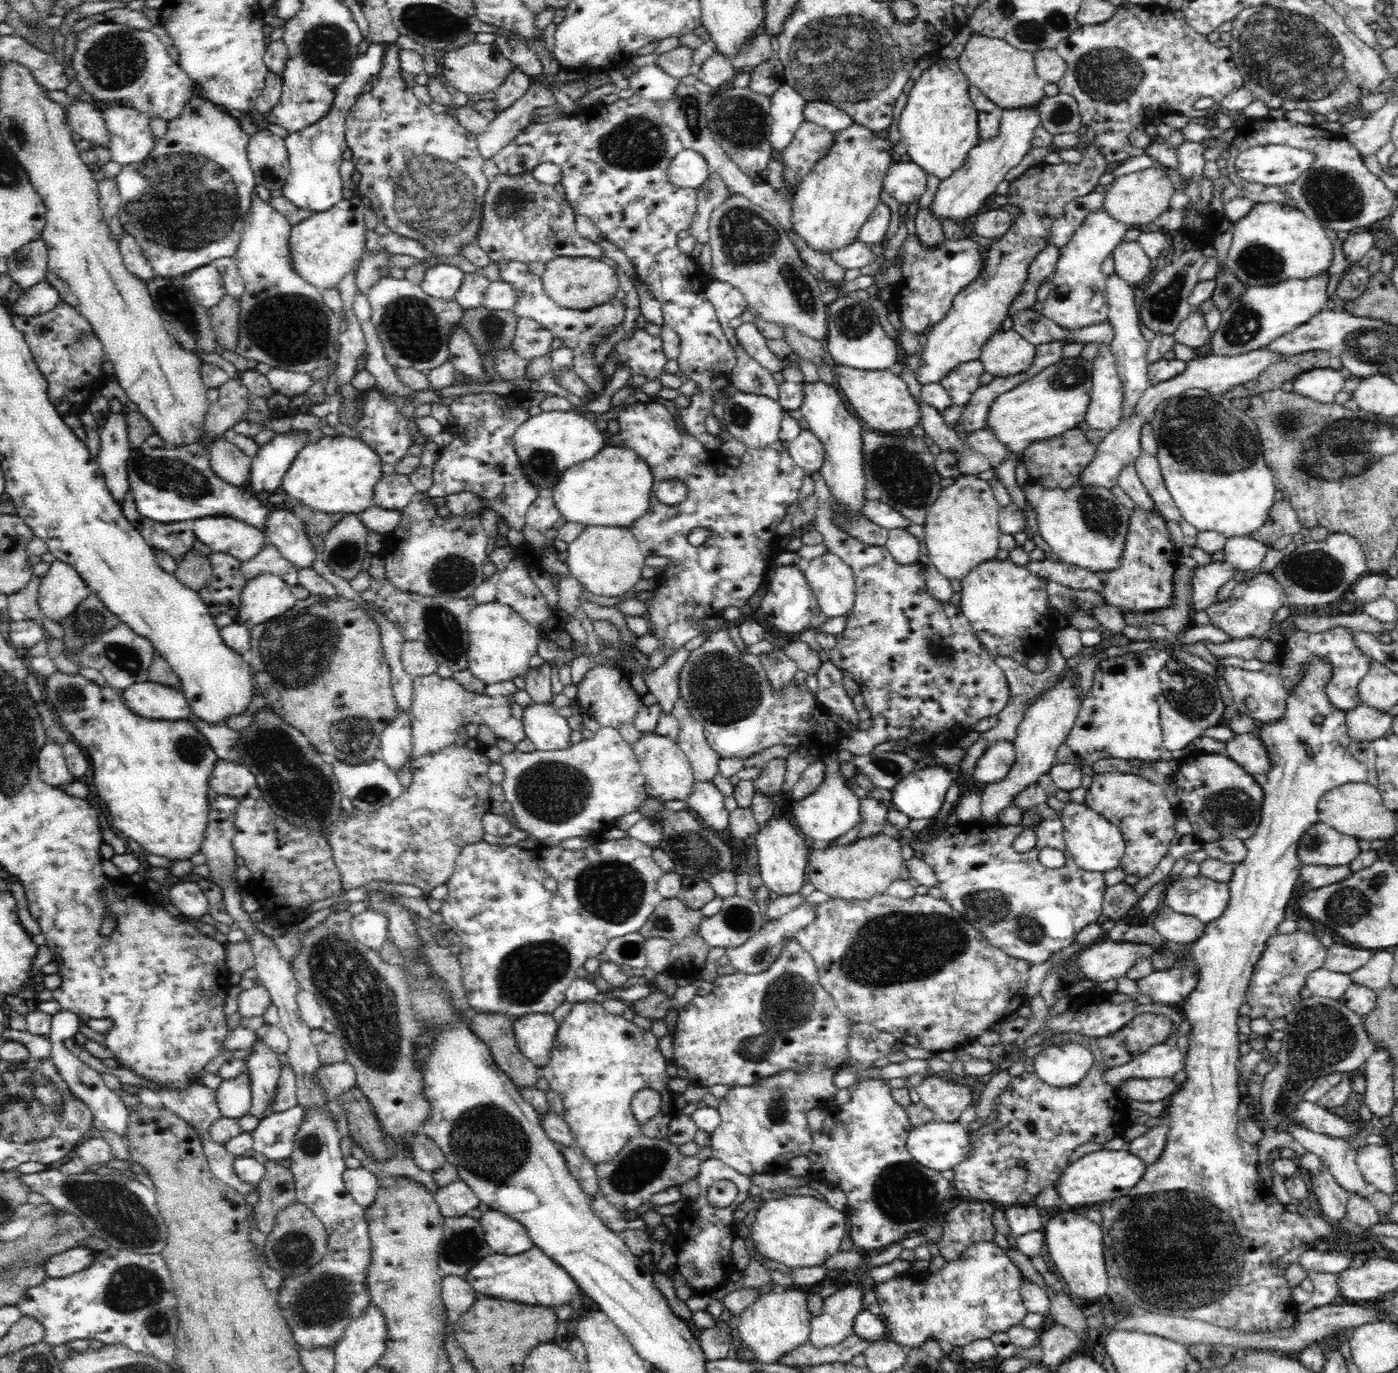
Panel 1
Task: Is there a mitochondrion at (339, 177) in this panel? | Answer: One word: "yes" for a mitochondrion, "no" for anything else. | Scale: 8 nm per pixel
no

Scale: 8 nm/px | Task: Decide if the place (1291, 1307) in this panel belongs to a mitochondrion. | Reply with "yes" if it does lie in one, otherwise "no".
no

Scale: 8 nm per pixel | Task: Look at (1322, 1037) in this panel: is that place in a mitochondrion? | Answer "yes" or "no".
yes

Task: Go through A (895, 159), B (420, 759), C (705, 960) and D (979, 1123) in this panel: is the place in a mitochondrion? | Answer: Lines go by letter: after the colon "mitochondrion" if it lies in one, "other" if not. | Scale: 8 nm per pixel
A: other
B: other
C: other
D: other

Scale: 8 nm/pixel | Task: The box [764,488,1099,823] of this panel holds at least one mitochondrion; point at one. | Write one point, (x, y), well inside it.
(939, 646)

